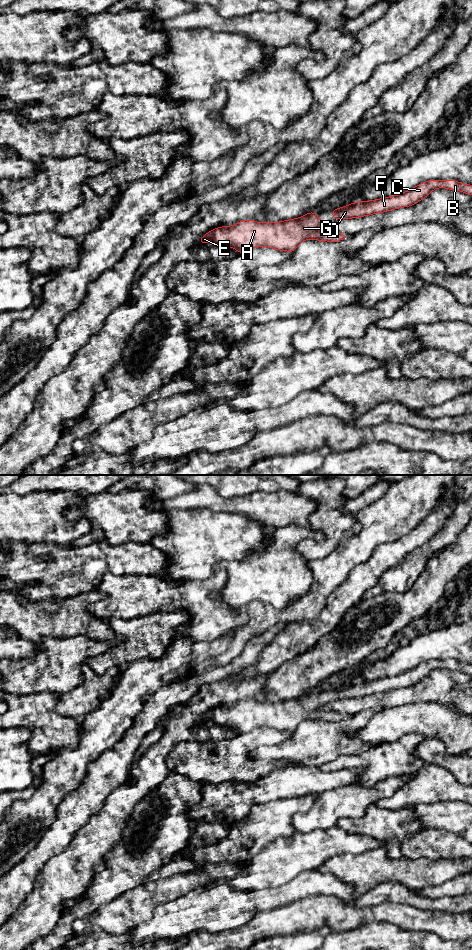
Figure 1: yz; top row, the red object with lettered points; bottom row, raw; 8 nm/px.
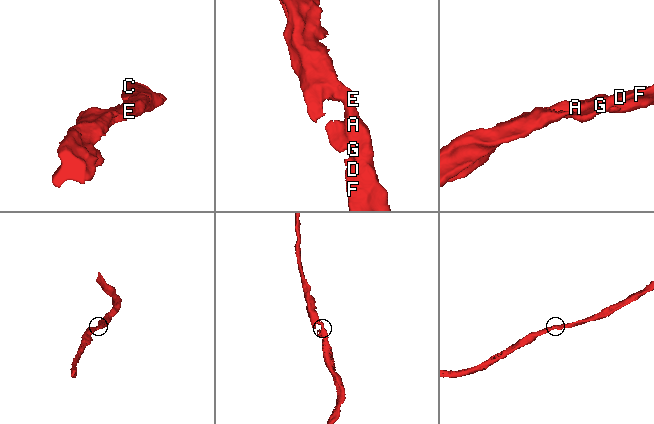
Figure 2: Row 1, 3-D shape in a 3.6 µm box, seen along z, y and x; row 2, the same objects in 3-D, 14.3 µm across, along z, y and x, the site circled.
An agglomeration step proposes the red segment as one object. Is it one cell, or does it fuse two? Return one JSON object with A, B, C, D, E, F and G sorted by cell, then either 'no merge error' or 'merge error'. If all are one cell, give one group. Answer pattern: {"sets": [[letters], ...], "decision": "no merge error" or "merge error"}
{"sets": [["A", "B", "C", "D", "E", "F", "G"]], "decision": "no merge error"}

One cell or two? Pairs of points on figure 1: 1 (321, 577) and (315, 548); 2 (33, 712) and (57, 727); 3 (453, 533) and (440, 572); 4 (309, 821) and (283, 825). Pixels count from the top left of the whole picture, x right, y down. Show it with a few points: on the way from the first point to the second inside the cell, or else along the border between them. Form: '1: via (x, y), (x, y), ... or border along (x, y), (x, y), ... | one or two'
1: border along (337, 546), (326, 556), (308, 561) | two
2: via (39, 717), (51, 727) | one
3: border along (461, 531), (455, 541), (440, 549), (429, 559) | two
4: border along (309, 808), (294, 815), (292, 826), (295, 831) | two

